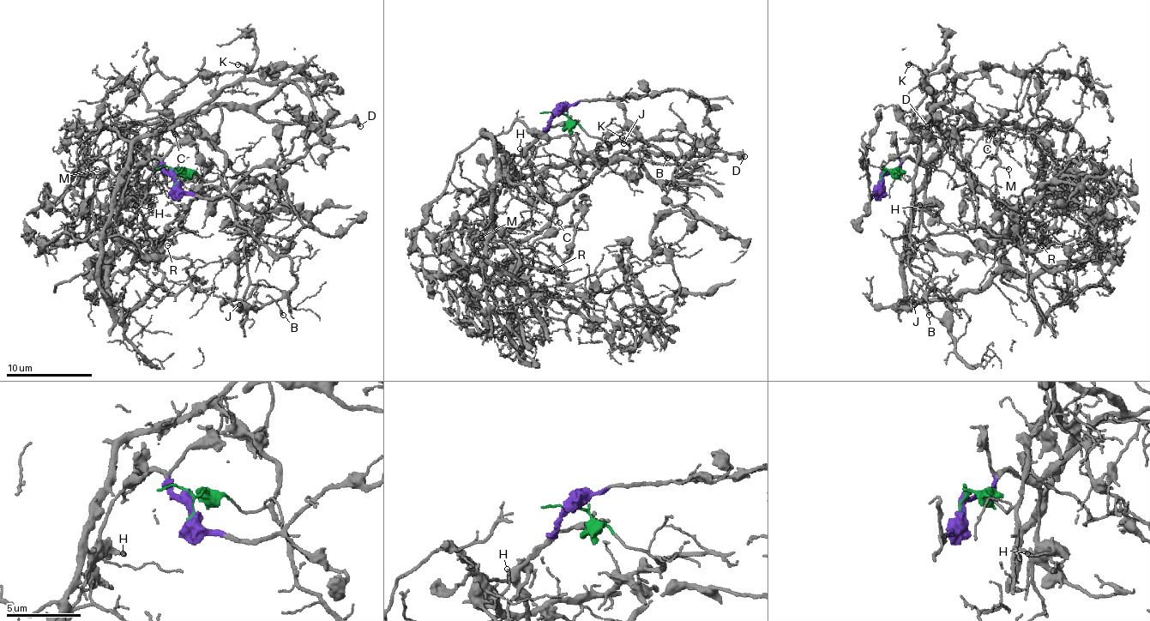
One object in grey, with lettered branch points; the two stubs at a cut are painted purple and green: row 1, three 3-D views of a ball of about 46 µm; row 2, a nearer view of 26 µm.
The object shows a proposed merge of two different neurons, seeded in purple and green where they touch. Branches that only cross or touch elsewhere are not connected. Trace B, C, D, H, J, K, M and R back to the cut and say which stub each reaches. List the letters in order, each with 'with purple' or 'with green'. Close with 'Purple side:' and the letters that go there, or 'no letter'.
B: with green
C: with purple
D: with purple
H: with purple
J: with green
K: with green
M: with purple
R: with purple
Purple side: C, D, H, M, R

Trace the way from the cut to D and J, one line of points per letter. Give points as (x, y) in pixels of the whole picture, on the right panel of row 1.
D: (880, 176), (891, 173), (904, 159), (931, 159), (972, 124), (934, 105), (934, 120), (923, 122), (927, 126)
J: (880, 176), (897, 171), (912, 182), (908, 262), (930, 290), (925, 292), (912, 281), (914, 304)

